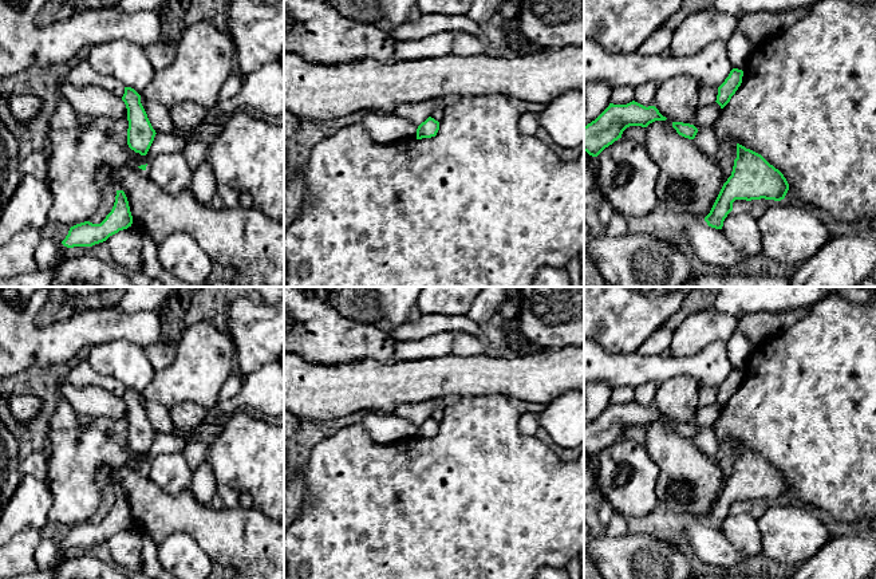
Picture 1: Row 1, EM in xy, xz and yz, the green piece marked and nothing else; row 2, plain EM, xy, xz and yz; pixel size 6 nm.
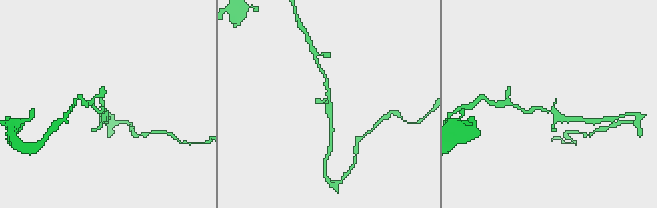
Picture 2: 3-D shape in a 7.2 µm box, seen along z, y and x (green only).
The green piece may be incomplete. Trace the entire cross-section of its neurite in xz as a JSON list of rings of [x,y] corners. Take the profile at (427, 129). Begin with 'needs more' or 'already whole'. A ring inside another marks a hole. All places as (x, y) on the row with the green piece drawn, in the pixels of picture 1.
already whole; [[[429,117],[417,129],[417,139],[435,137],[439,130],[439,122]]]

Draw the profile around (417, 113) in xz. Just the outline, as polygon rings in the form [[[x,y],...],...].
[[[438,99],[438,101],[426,101],[426,102],[417,102],[417,103],[410,103],[410,105],[402,105],[399,107],[396,107],[392,114],[398,115],[398,117],[403,117],[409,121],[411,121],[413,123],[415,123],[417,126],[419,126],[422,122],[425,122],[431,111],[439,106],[439,105],[445,105],[447,107],[447,105],[450,103],[450,101],[443,101],[443,99]]]

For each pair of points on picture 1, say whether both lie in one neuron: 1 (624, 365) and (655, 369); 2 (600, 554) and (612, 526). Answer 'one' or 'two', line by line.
1: one
2: two

